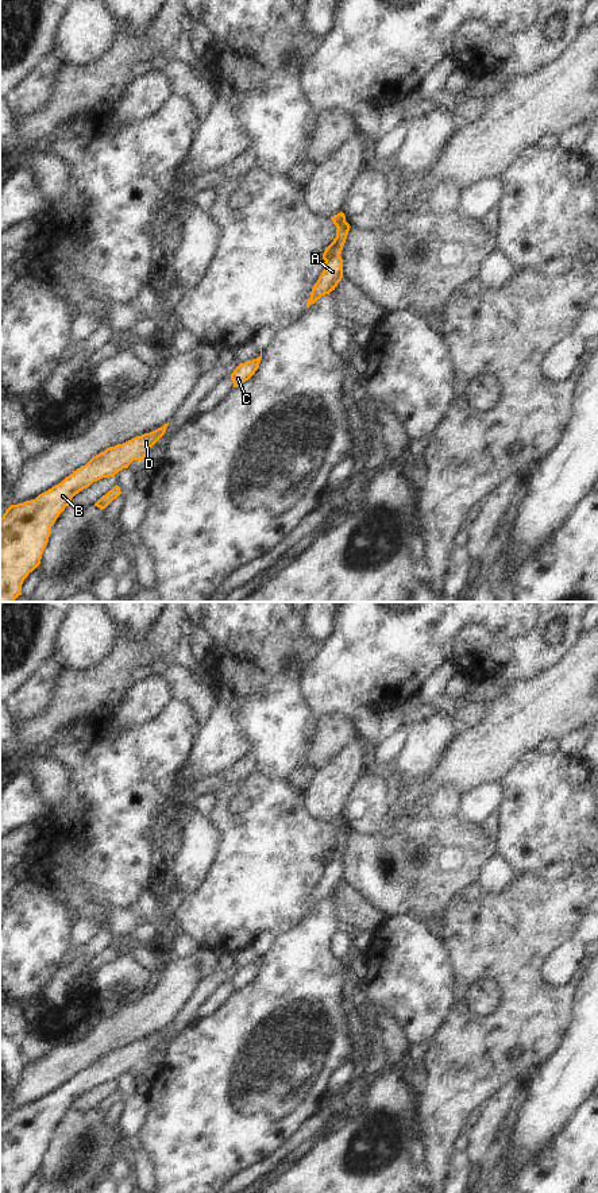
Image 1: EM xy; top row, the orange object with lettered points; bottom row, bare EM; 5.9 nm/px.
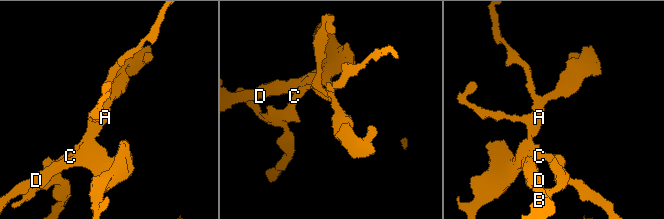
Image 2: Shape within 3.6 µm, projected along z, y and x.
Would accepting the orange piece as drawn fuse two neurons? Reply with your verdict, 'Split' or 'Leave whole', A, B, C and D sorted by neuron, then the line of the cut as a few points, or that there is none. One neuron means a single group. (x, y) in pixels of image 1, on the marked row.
Split. Groups: A B D / C. Split along xy (336, 238), (335, 246), (324, 259).

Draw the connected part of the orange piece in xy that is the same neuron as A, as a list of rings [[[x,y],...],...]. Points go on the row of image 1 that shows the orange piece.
[[[346,221],[340,228],[336,229],[335,247],[331,255],[324,262],[324,270],[319,277],[317,282],[312,287],[310,298],[306,302],[306,308],[320,300],[323,296],[329,294],[343,278],[343,259],[340,256],[343,246],[346,243],[350,224]]]

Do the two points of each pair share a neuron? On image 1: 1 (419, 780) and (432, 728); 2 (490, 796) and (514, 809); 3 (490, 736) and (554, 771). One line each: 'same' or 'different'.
1: same
2: different
3: different

